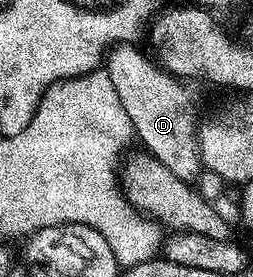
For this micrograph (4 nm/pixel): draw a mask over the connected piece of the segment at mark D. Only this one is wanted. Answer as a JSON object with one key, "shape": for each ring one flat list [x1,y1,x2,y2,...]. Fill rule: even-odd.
{"shape":[[121,44,106,58,106,73,118,90,119,99,130,118,133,133,160,164,189,184,203,175,199,142,199,123,194,104,179,79,144,56,135,45]]}

